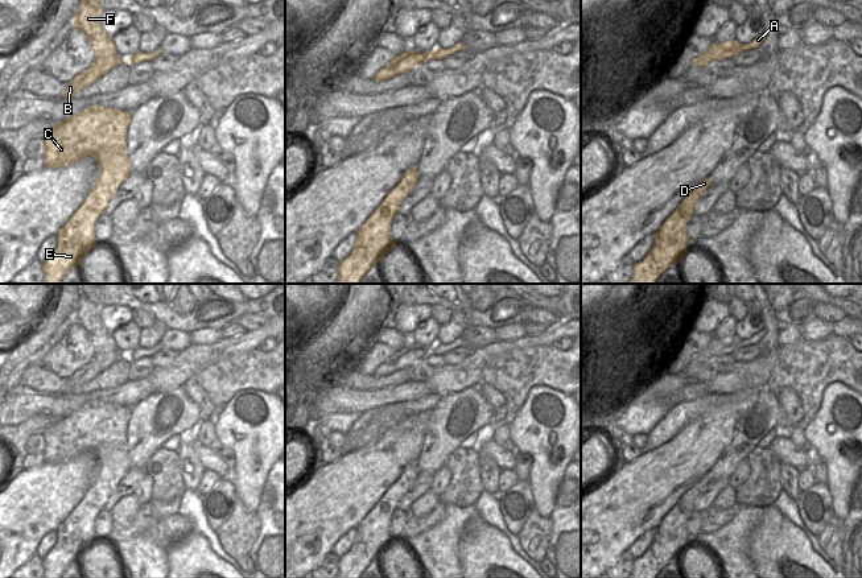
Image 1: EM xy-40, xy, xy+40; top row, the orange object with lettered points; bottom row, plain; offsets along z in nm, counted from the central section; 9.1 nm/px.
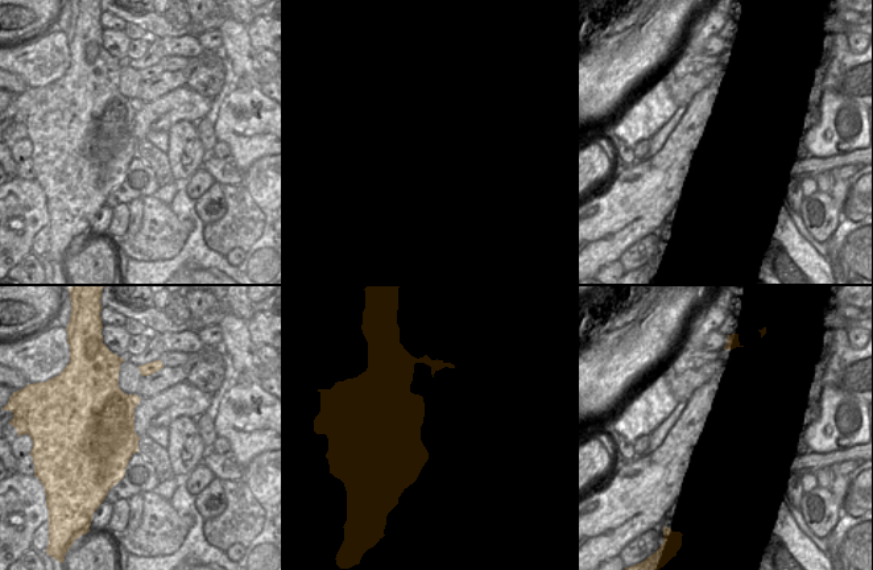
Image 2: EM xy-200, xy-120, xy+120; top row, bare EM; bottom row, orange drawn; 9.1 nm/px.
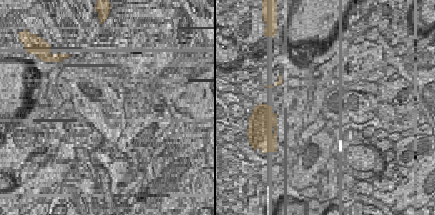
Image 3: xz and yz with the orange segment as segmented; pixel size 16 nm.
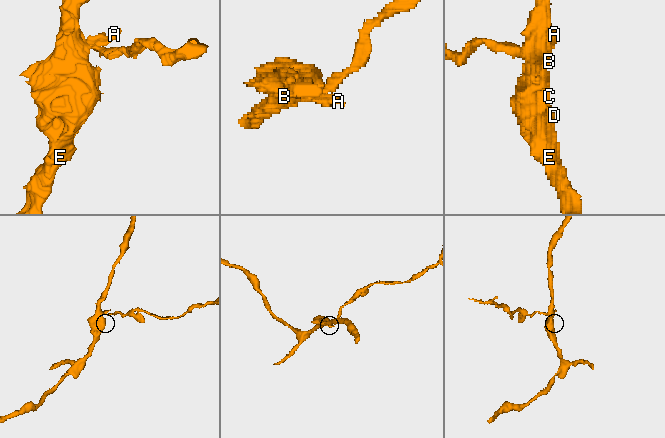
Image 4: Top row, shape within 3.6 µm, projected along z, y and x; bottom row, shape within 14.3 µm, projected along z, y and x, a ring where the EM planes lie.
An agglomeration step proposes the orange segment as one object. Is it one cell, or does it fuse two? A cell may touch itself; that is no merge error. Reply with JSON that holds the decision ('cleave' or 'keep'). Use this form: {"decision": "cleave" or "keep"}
{"decision": "cleave"}

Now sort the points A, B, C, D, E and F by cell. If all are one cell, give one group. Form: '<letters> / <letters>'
A / B C D E F

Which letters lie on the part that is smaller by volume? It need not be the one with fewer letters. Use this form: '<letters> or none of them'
A

